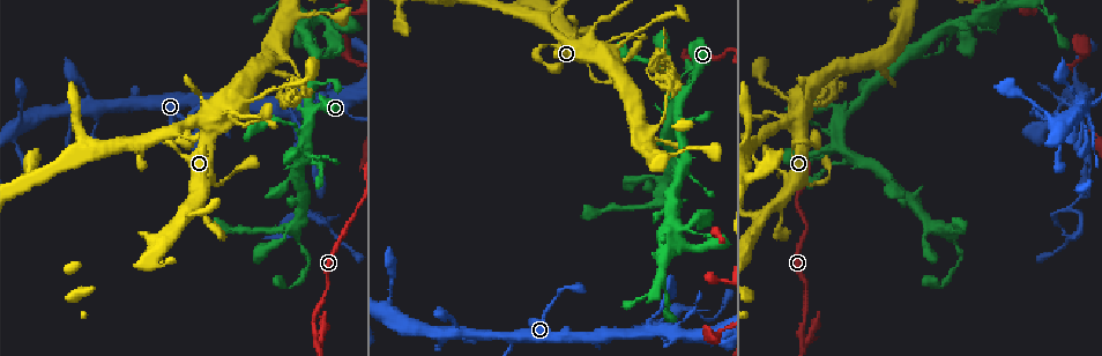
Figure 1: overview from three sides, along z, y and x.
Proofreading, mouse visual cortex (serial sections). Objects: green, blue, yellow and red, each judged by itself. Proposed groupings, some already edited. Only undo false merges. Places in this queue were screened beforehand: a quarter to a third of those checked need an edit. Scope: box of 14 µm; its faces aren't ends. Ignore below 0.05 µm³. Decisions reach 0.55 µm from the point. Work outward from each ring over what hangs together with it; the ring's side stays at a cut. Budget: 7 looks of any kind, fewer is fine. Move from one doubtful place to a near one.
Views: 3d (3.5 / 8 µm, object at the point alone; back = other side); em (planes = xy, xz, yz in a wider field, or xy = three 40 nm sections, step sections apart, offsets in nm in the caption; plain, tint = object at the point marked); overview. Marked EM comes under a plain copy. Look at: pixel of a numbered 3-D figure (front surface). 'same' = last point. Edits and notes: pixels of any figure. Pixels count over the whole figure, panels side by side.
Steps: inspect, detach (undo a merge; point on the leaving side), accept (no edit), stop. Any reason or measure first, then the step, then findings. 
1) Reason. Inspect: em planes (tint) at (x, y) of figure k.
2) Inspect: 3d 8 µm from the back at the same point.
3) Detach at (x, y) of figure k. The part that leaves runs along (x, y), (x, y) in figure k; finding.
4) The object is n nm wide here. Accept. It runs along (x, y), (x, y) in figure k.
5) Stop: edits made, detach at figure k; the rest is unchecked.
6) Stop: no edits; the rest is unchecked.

Four arms meet. Inspect: 3d 3.5 µm at (649, 130) of figure 1.

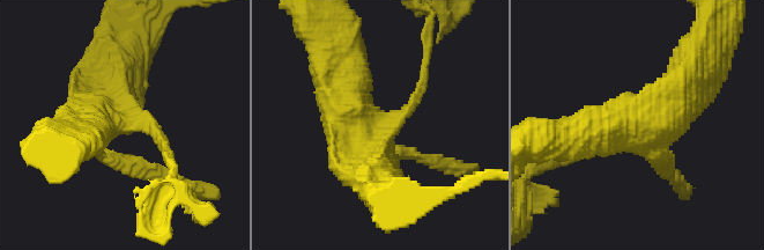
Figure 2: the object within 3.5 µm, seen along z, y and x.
Shape alone is not enough. Inspect: em xy step 3 (tint) at (382, 121) of figure 2.

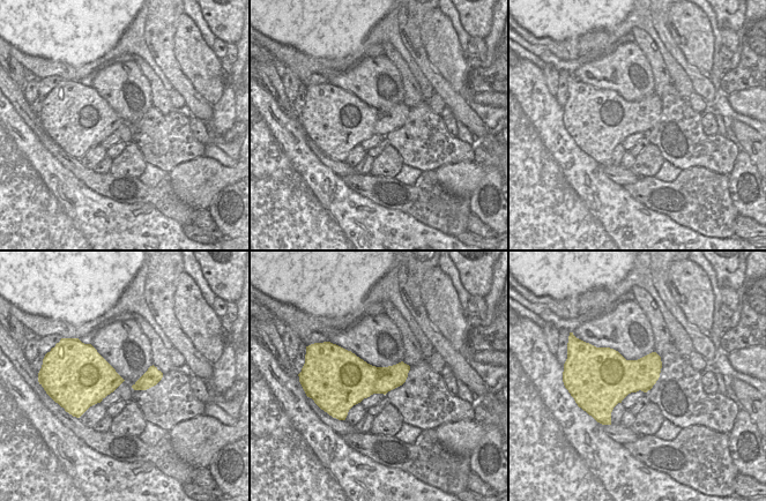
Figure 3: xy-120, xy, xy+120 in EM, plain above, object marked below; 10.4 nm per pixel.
The arms are 150, 200, 600, 600 nm wide. Detach at (427, 54) of figure 2. The part that leaves runs along (421, 90), (431, 24) in figure 2; two cells meet here.

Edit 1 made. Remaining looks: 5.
Two arms in line, one across. Inspect: 3d 3.5 µm at (140, 104) of figure 1.

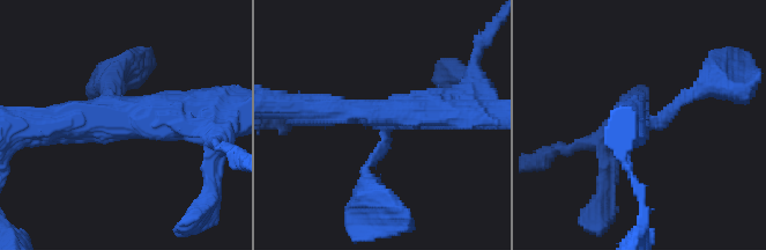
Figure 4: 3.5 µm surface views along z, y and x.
3 arms meet here; the arms are 150, 400, 450 nm wide; now the EM. Inspect: em xy step 3 (tint) at (126, 121) of figure 4.

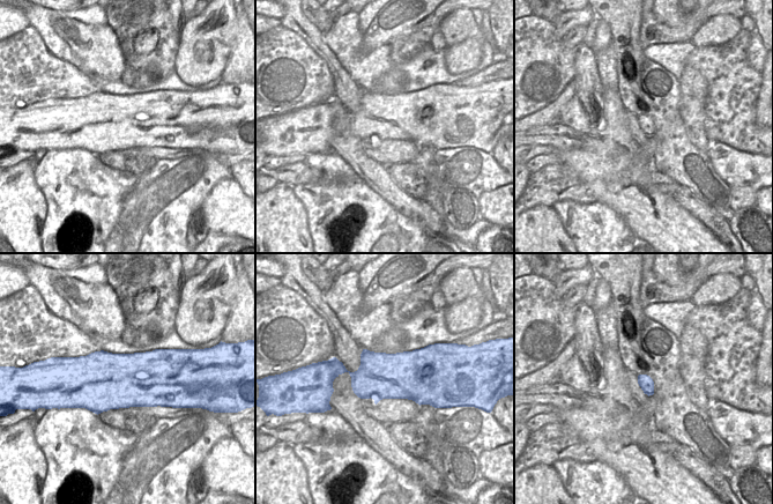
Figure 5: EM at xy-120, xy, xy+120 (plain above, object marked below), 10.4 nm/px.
Accept. It runs along (474, 97), (460, 112), (303, 110) in figure 4; one cell here.

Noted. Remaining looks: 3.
Calibre changes. Inspect: 3d 8 µm at (294, 143) of figure 1.

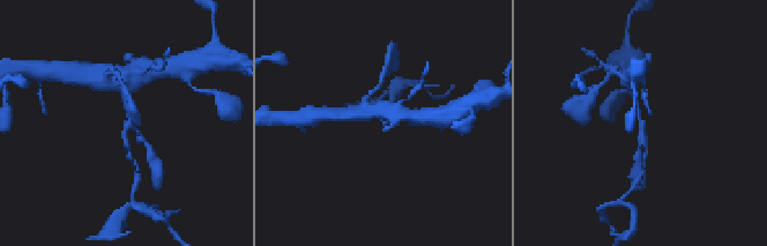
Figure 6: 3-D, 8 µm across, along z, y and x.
Closer look. Inspect: 3d 3.5 µm at (129, 120) of figure 6.

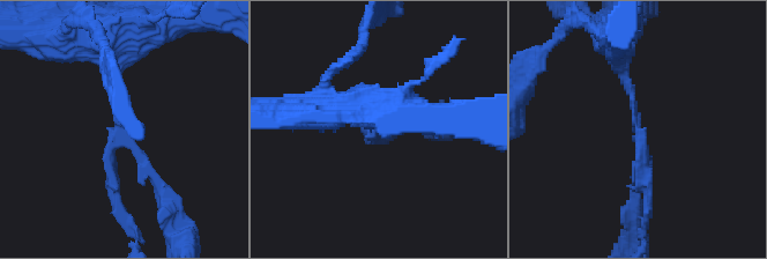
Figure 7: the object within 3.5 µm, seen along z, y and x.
Detach at (641, 165) of figure 7. The part that leaves runs along (639, 128), (648, 189), (642, 235) in figure 7; two cells meet here.

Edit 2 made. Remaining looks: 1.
Stop: edits made, detach at figure 2, detach at figure 7; the rest is unchecked.

